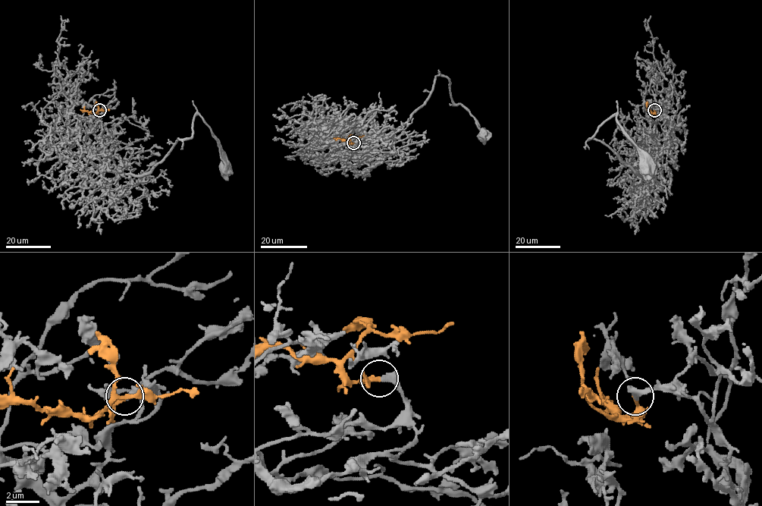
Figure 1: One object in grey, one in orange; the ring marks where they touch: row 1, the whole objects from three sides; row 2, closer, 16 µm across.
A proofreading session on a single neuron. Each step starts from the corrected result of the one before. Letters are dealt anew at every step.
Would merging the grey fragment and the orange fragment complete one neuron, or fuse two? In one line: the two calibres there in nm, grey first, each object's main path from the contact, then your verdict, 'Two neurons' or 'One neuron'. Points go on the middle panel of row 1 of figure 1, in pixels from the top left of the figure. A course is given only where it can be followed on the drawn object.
Thickness 280 nm (grey) against 240 nm. Course of grey: (353, 142), (358, 151), (345, 158), (360, 154), (358, 139), (401, 127), (441, 75), (483, 135). Course of orange: (353, 142), (349, 143), (348, 139), (352, 136), (363, 135). One neuron

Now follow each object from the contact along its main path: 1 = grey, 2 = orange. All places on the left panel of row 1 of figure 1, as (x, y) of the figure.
1: (100, 110), (91, 131), (106, 140), (104, 168), (145, 174), (178, 139), (191, 136), (199, 114), (224, 168)
2: (100, 110), (95, 113), (109, 109)

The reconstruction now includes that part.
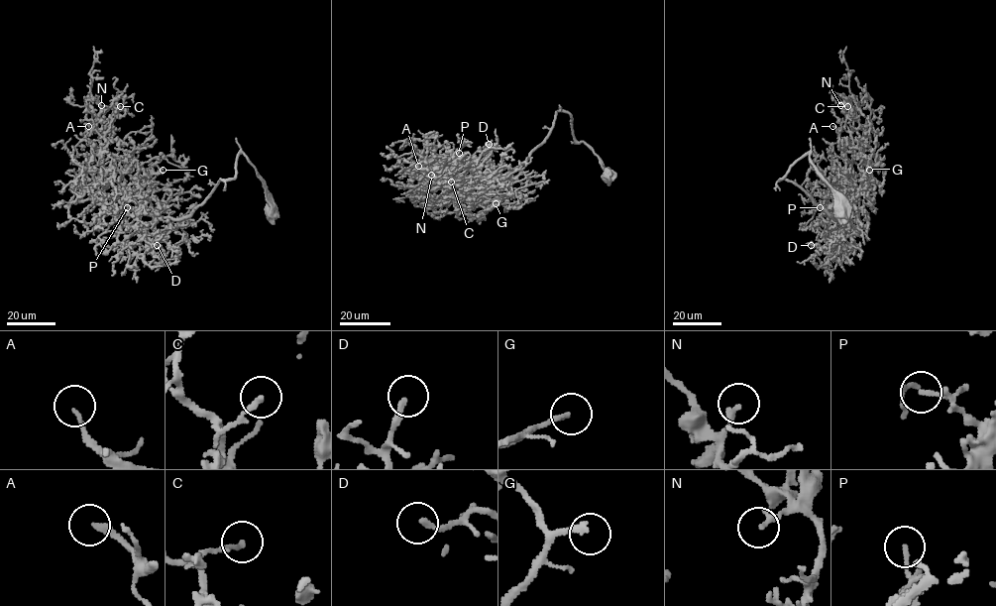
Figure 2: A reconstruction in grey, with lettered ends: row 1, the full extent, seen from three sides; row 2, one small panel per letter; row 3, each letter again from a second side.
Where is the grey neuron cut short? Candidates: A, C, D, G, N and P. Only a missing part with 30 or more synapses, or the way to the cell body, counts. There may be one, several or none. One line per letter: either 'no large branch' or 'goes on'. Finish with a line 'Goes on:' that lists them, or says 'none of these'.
A: goes on
C: no large branch
D: goes on
G: goes on
N: no large branch
P: no large branch
Goes on: A, D, G

